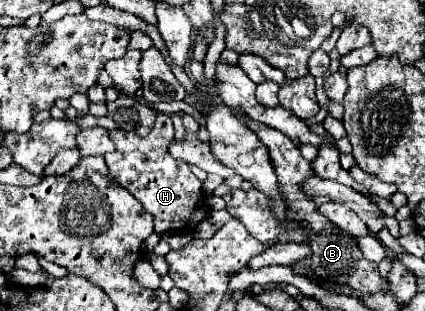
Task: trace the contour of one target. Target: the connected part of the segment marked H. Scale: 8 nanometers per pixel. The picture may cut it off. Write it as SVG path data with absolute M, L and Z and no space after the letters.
M158 114L156 124L148 136L114 130L112 140L116 142L116 150L104 156L110 176L120 186L124 186L144 206L146 212L154 216L154 230L158 234L194 230L208 216L208 204L200 180L192 174L184 160L176 160L168 154L172 138L174 126L170 116Z

